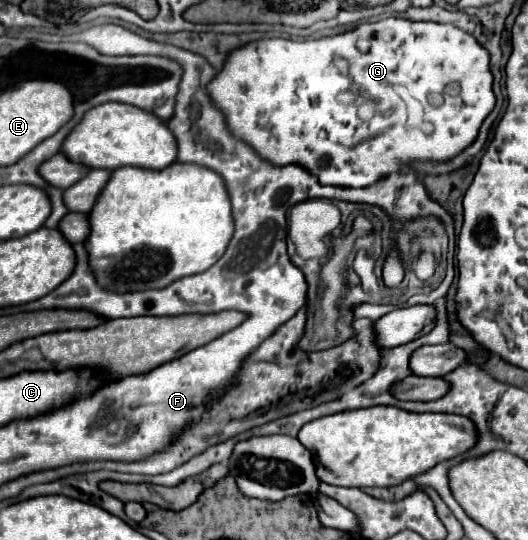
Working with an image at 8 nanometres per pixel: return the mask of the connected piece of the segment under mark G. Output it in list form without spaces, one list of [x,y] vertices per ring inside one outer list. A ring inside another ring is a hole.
[[[387,18],[375,24],[359,24],[355,30],[349,30],[339,36],[327,36],[320,39],[305,41],[283,40],[283,38],[265,38],[259,42],[251,42],[239,50],[233,50],[223,66],[223,70],[209,82],[209,96],[213,104],[225,114],[227,126],[247,144],[251,144],[265,160],[271,160],[271,164],[299,164],[307,168],[311,174],[319,178],[321,184],[331,184],[331,186],[367,186],[379,180],[379,176],[389,176],[391,172],[399,172],[401,168],[407,168],[407,162],[413,158],[431,158],[431,160],[449,160],[451,156],[457,156],[465,144],[471,144],[475,140],[475,132],[479,132],[479,124],[487,118],[487,114],[495,106],[495,94],[491,90],[493,76],[489,72],[489,56],[483,46],[477,44],[477,40],[459,30],[453,24],[437,24],[437,22],[409,22],[403,18]],[[337,60],[343,60],[349,64],[347,72],[341,74],[336,66]],[[355,88],[358,92],[369,94],[371,102],[376,106],[376,114],[371,120],[366,121],[366,100],[357,96],[352,103],[344,103],[337,99],[342,93],[349,92]]]

